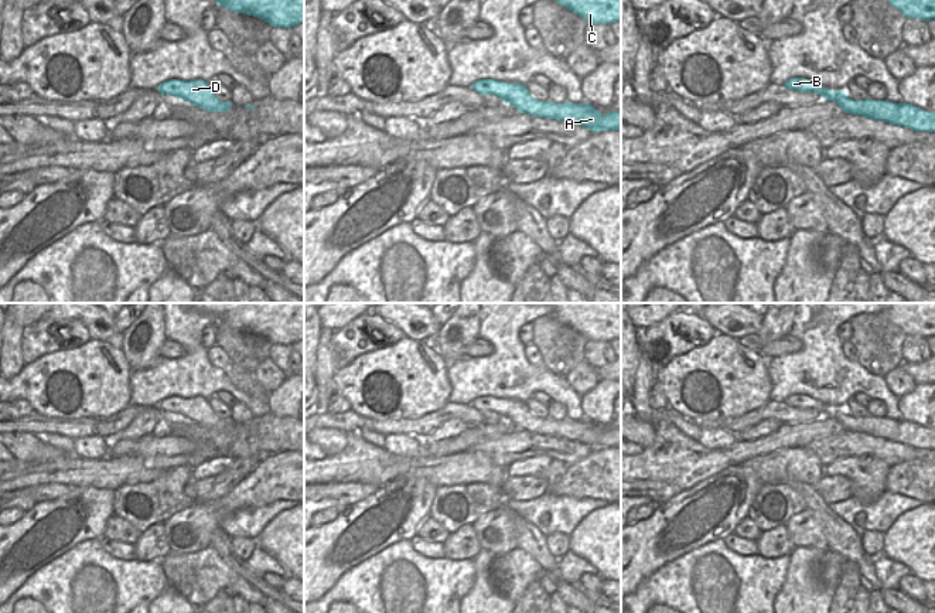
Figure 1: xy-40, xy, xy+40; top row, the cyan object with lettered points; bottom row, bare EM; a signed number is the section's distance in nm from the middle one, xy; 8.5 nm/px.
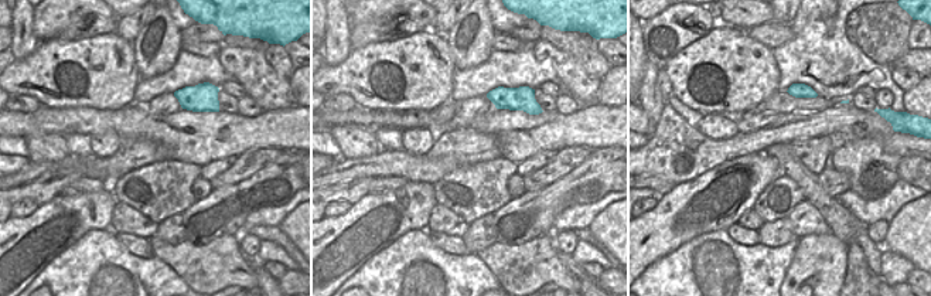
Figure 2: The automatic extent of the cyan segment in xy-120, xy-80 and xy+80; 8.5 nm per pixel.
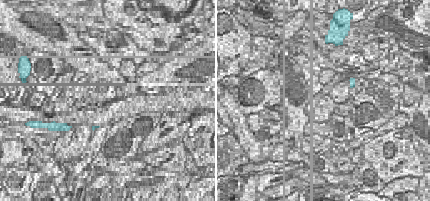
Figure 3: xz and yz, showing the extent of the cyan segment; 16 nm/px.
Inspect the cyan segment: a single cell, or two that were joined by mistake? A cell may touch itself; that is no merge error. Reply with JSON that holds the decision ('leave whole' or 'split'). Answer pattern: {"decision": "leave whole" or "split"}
{"decision": "leave whole"}

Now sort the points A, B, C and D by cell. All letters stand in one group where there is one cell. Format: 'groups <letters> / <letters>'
groups A B C D

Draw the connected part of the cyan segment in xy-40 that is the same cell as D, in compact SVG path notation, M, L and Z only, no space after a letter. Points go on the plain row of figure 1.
M170 396L163 399L157 408L161 412L180 415L208 429L226 429L232 423L231 418L221 419L209 406L209 401L202 396Z

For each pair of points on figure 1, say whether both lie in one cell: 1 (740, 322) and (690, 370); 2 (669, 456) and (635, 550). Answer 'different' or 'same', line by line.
1: different
2: different

